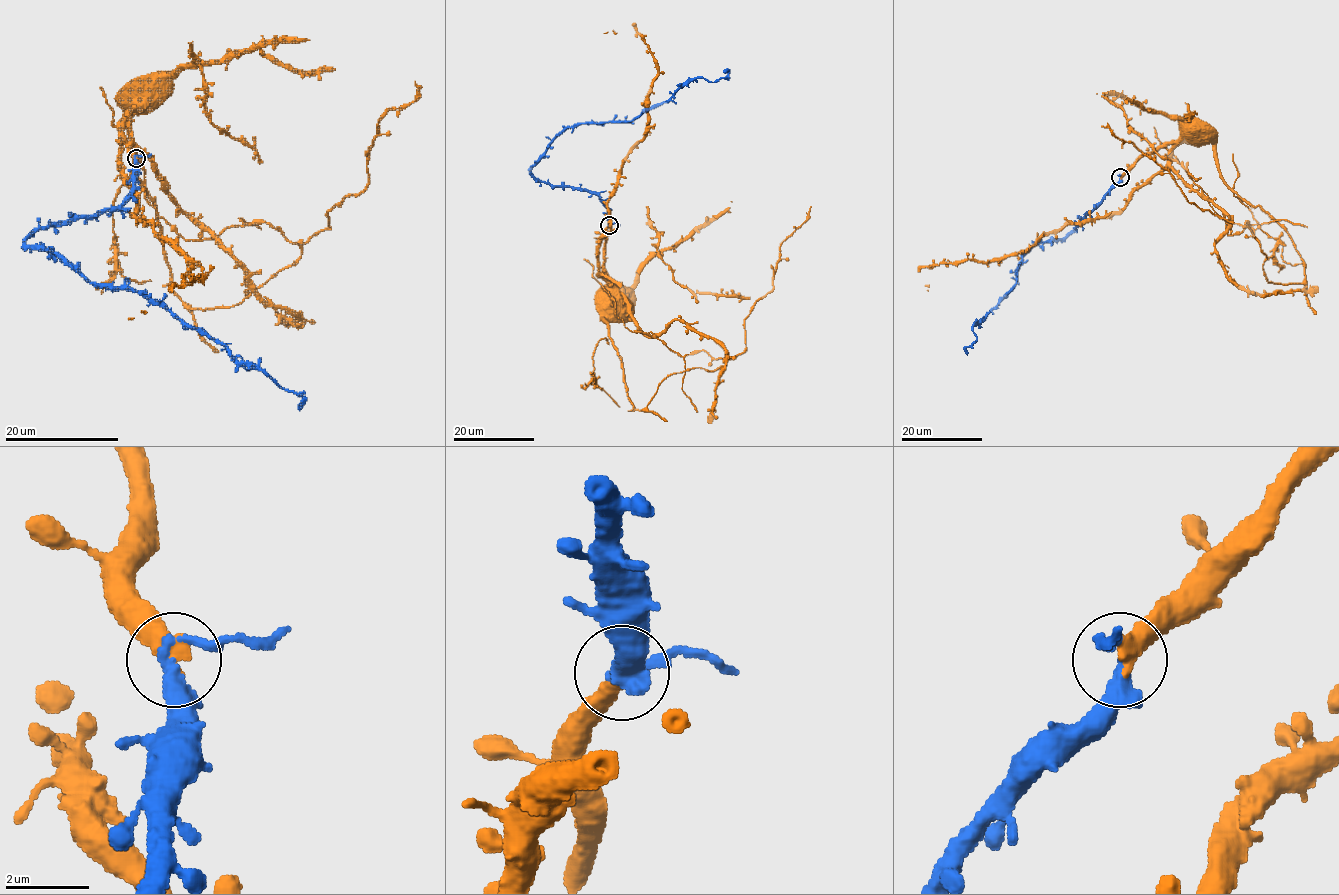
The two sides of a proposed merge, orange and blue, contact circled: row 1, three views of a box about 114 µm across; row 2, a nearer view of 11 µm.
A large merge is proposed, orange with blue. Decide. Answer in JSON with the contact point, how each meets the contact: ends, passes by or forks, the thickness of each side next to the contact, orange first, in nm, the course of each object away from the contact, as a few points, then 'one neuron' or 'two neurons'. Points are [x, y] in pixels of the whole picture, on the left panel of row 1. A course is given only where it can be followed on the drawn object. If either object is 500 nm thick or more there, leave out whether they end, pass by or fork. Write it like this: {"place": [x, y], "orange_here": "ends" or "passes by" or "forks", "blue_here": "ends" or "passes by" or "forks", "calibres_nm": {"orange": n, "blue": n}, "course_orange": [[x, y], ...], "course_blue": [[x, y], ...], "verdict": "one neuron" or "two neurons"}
{"place": [136, 158], "calibres_nm": {"orange": 500, "blue": 320}, "course_orange": [[135, 158], [130, 148], [130, 115], [134, 109], [135, 87]], "course_blue": [[135, 158], [121, 205], [38, 226], [27, 245], [97, 283], [142, 291], [298, 393], [299, 410]], "verdict": "one neuron"}

